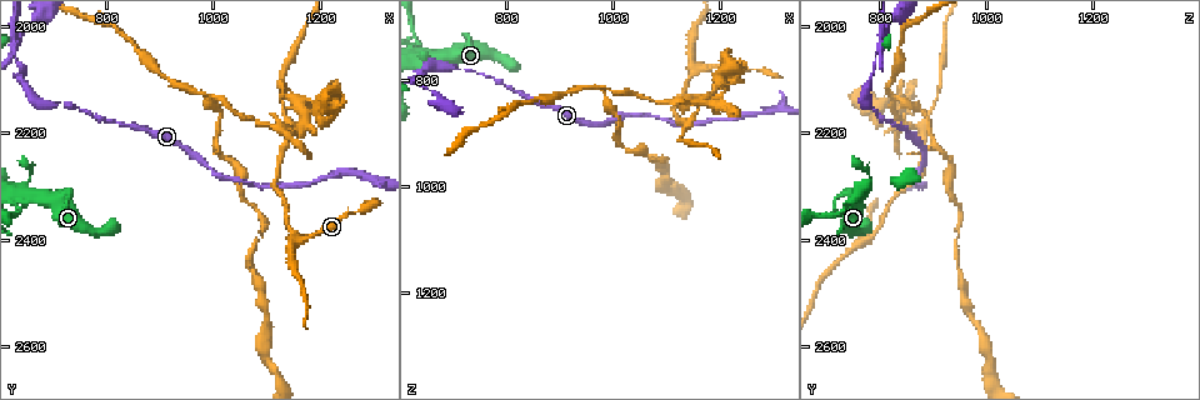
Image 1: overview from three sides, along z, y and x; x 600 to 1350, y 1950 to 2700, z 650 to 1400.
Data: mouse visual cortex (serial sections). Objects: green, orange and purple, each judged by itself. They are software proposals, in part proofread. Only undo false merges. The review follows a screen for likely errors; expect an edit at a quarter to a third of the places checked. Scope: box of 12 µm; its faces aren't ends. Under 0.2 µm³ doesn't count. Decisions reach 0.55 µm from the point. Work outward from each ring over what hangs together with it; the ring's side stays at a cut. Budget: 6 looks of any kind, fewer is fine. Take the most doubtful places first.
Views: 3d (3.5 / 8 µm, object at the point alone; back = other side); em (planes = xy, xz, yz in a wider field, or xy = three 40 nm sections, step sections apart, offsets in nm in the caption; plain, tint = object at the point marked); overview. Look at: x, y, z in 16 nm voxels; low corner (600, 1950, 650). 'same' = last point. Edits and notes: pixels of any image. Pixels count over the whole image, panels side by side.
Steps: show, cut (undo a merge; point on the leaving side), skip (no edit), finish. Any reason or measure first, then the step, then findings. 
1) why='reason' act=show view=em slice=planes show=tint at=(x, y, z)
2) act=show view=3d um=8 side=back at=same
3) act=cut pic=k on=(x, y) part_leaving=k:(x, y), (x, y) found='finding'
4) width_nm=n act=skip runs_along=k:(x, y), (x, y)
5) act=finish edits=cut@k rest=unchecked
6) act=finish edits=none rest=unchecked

why='sharp bend' act=show view=3d um=3.5 at=(1160, 2395, 785)

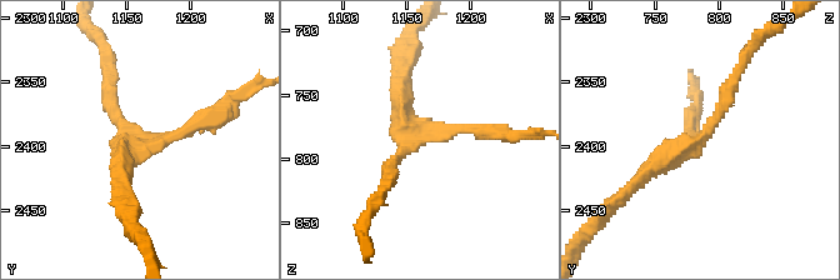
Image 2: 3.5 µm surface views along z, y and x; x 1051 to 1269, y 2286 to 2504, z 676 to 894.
why='now the EM' act=show view=em slice=xy step=1 show=tint at=(1160, 2398, 782)

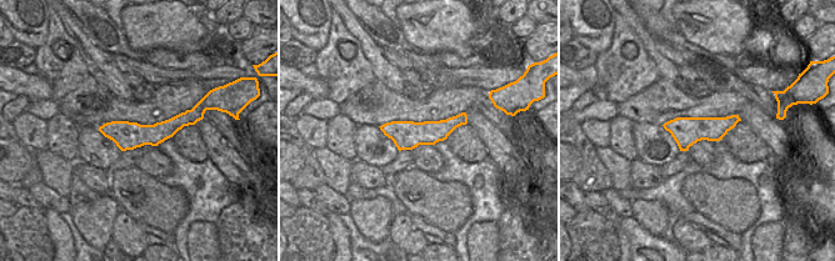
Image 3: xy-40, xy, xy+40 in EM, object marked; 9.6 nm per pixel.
act=skip runs_along=2:(500, 131), (423, 135), (388, 170) found='all the same cell'

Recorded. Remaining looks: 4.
act=show view=3d um=3.5 at=(1160, 2180, 855)

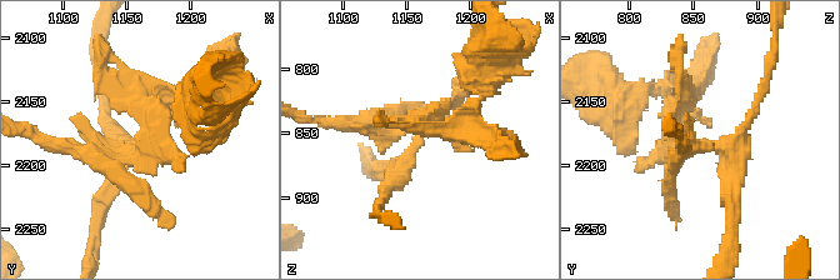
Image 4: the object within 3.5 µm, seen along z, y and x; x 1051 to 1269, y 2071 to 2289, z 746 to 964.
why='shape alone is not enough' act=show view=em slice=planes show=tint at=(1158, 2182, 850)

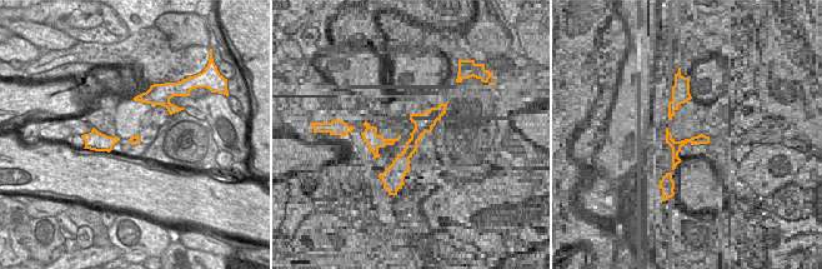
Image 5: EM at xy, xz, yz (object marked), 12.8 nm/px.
width_nm=120 act=cut pic=4 on=(669, 178) part_leaving=4:(415, 131), (315, 121) found='two cells meet here'

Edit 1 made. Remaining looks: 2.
act=finish edits=cut@4 rest=unchecked

